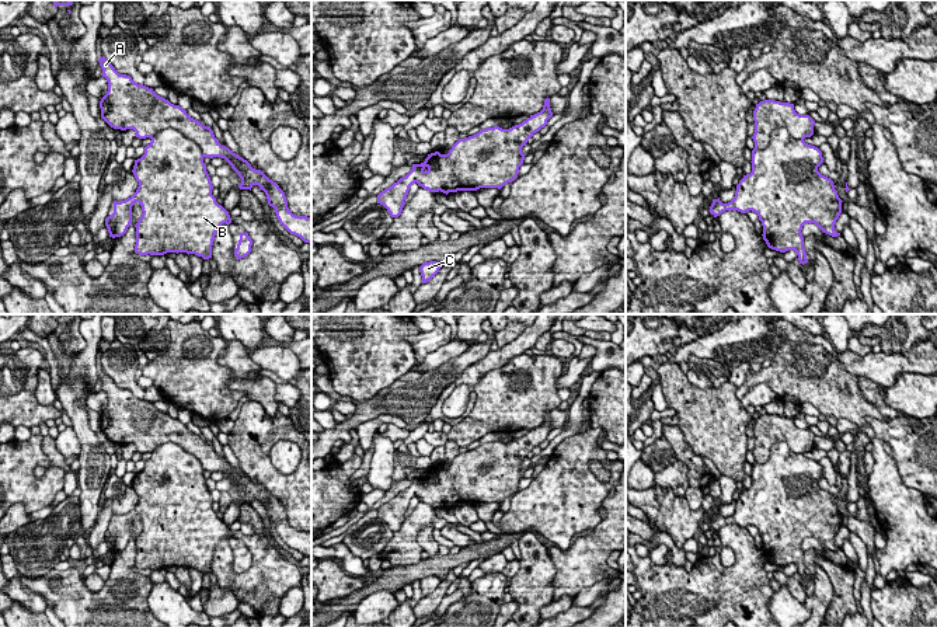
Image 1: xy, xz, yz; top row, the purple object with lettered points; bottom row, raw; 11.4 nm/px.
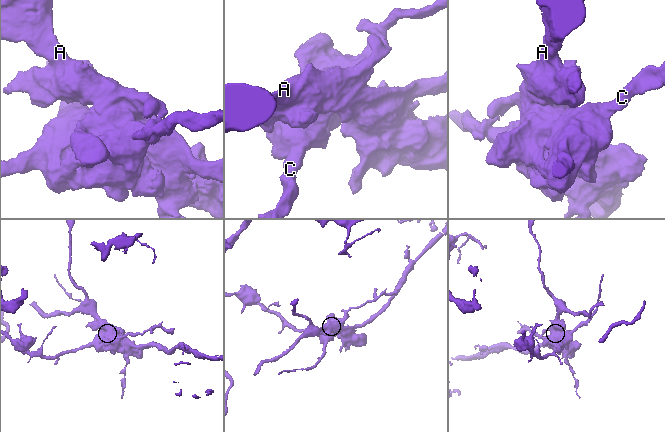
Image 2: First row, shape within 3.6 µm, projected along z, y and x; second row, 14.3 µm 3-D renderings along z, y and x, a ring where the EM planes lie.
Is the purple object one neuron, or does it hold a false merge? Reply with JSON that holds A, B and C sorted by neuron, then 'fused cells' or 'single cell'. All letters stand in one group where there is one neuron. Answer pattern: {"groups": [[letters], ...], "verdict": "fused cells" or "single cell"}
{"groups": [["A"], ["B", "C"]], "verdict": "fused cells"}

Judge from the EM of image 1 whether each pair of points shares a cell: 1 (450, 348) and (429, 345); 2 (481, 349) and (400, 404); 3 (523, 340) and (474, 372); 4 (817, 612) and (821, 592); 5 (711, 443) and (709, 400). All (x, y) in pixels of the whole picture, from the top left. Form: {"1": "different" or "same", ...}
{"1": "different", "2": "same", "3": "same", "4": "same", "5": "same"}

